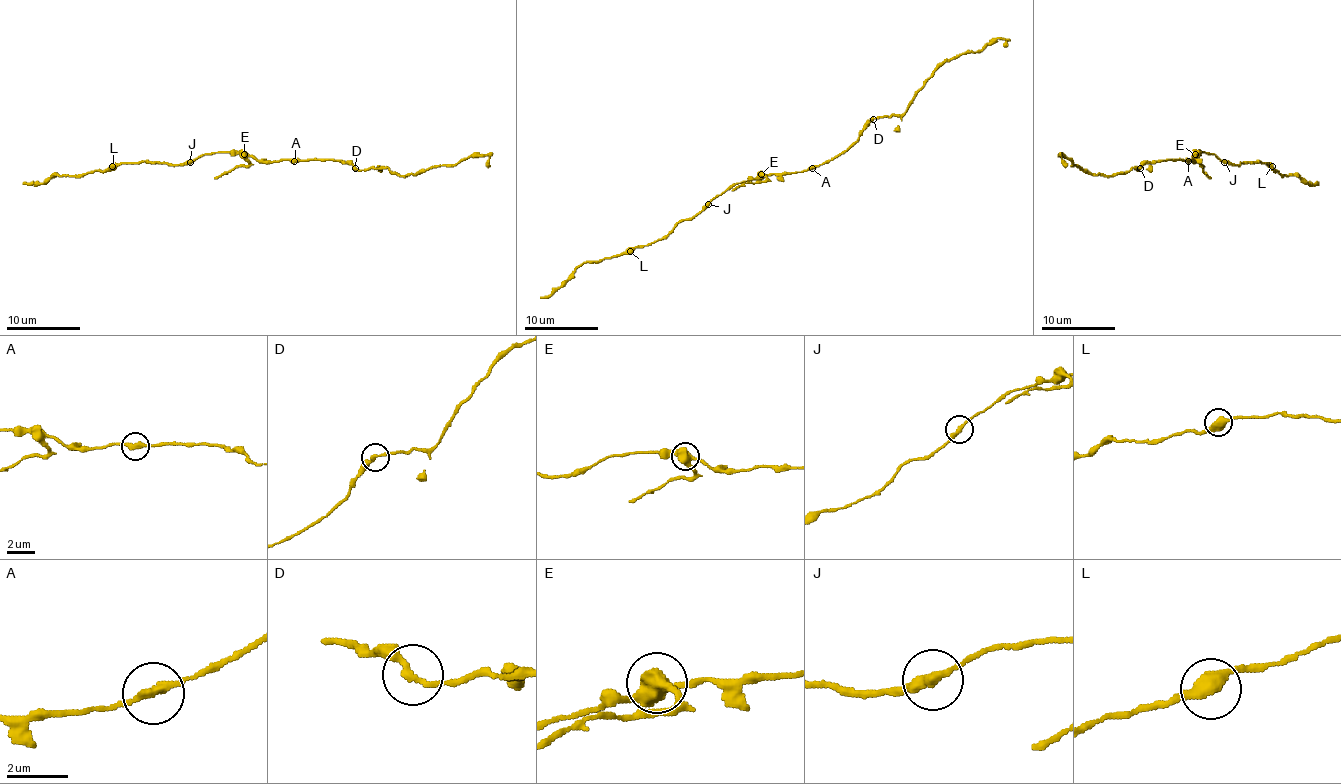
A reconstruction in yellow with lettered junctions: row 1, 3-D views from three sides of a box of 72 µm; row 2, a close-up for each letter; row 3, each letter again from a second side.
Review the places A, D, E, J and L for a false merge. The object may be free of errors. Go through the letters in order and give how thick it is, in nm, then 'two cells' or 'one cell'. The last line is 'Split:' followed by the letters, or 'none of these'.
A: calibre 280 nm; one cell
D: calibre 240 nm; one cell
E: calibre 500 nm; two cells
J: calibre 300 nm; one cell
L: calibre 480 nm; one cell
Split: E

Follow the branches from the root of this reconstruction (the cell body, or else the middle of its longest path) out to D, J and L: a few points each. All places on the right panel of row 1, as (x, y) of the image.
D: (1194, 160), (1152, 160), (1139, 168)
J: (1194, 160), (1200, 153), (1213, 153), (1224, 162)
L: (1194, 160), (1200, 153), (1213, 153), (1231, 164), (1264, 162), (1272, 166)

